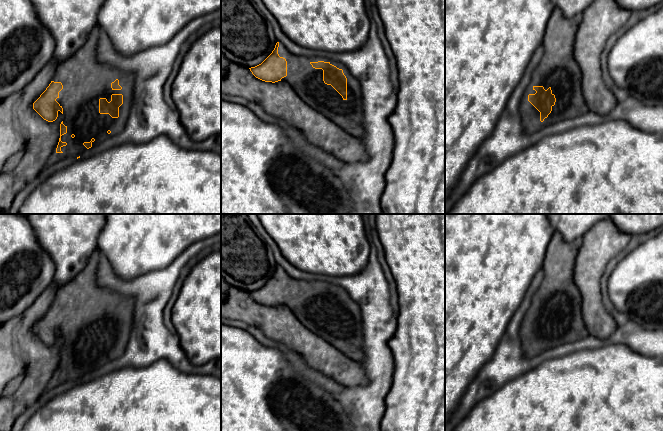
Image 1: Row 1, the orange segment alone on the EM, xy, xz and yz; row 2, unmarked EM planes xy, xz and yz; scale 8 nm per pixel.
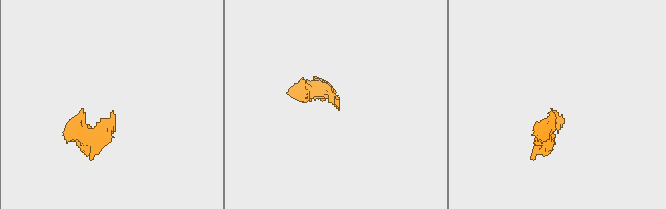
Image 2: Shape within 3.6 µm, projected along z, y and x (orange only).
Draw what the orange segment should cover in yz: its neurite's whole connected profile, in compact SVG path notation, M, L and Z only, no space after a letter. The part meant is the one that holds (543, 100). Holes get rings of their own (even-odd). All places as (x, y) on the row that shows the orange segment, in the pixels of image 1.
M556 7L550 15L542 43L543 56L520 101L520 118L528 134L589 111L582 94L582 72L574 56L574 41L582 18L582 13L566 18Z

